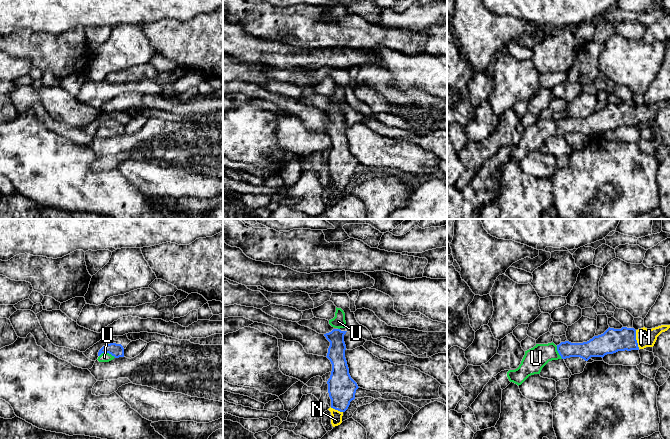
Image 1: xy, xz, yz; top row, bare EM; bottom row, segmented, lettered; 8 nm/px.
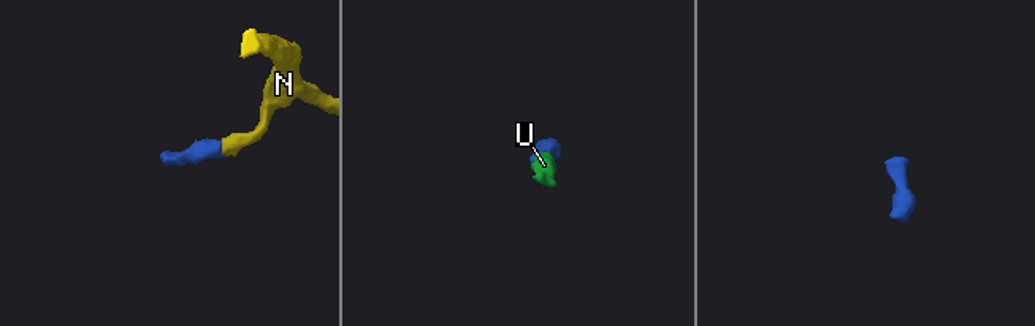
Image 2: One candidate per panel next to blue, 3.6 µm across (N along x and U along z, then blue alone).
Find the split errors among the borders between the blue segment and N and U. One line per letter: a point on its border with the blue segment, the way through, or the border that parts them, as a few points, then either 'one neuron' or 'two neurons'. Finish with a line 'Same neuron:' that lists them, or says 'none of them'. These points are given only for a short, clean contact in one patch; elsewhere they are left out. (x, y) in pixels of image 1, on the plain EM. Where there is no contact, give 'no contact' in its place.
N: yz (635, 115) | across yz (612, 116), (635, 115), (645, 113) | one neuron
U: xy (107, 128) | across xy (116, 126), (107, 128), (104, 133) | one neuron
Same neuron: N, U

